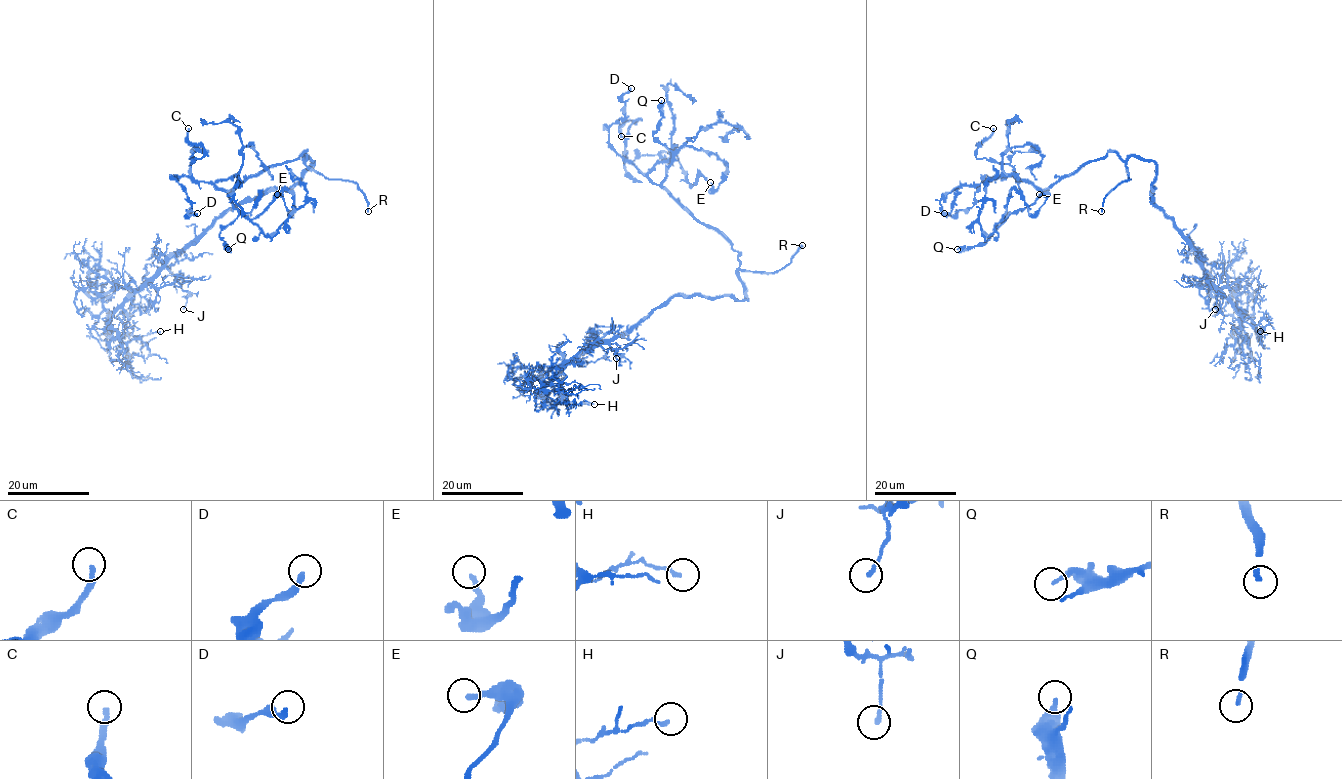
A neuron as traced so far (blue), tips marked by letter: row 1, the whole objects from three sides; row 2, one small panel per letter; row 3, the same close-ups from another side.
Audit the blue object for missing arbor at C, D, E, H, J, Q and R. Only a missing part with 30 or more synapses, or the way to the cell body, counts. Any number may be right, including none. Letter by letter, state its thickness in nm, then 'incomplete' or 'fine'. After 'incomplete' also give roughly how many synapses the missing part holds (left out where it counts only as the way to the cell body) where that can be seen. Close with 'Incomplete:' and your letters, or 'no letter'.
C: 240 nm thick; fine
D: 200 nm thick; fine
E: 200 nm thick; fine
H: 160 nm thick; fine
J: 170 nm thick; fine
Q: 200 nm thick; fine
R: 160 nm thick; incomplete
Incomplete: R

